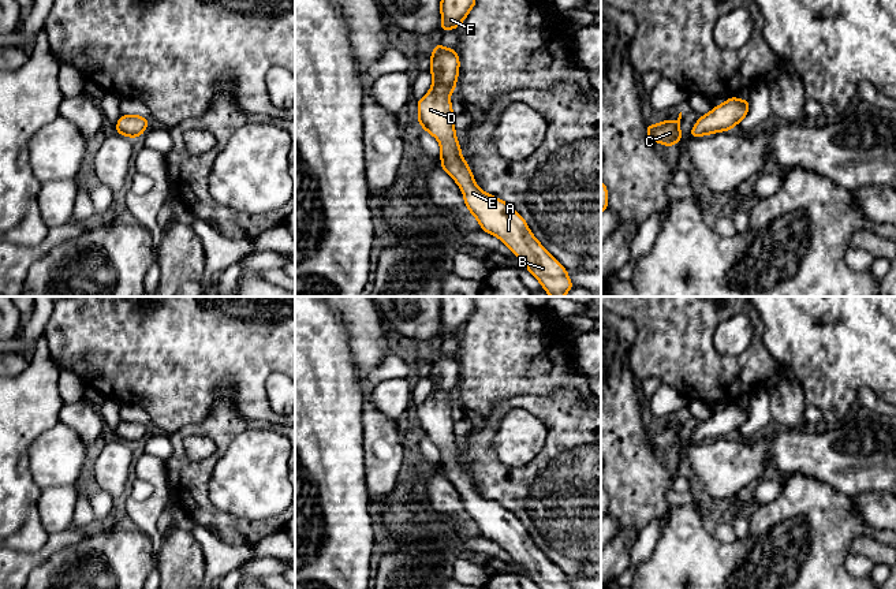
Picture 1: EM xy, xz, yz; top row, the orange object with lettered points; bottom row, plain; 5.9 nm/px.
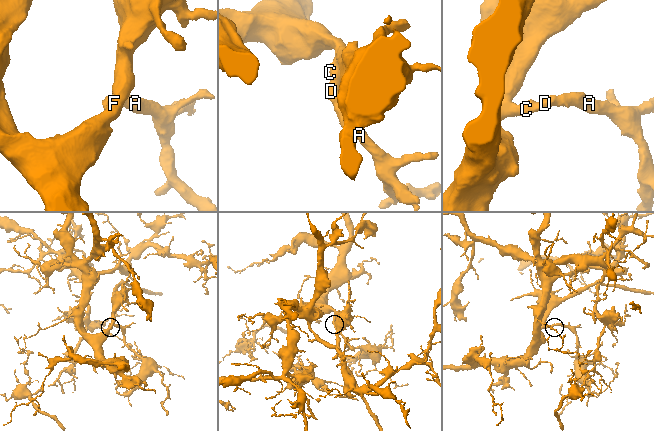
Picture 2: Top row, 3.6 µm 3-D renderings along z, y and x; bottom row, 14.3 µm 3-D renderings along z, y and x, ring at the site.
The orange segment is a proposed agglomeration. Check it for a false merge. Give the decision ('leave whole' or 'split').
leave whole

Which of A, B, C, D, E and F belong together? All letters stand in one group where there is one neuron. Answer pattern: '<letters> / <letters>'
A B C D E F

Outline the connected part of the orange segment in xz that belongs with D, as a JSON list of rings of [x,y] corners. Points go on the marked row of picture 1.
[[[437,44],[430,55],[433,85],[417,101],[418,122],[440,142],[441,168],[458,183],[464,204],[481,228],[497,236],[520,258],[550,297],[564,297],[574,288],[567,269],[538,242],[524,219],[507,202],[482,191],[462,157],[453,127],[455,115],[449,94],[459,75],[459,55]]]

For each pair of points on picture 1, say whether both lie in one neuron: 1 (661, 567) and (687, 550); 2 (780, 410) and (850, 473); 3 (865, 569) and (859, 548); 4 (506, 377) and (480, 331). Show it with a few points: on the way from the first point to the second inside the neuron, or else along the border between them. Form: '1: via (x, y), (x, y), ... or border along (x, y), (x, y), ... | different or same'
1: via (668, 567), (680, 556) | same
2: border along (781, 427), (807, 428) | different
3: border along (851, 552), (865, 555), (874, 563) | different
4: via (506, 366), (491, 342) | same

